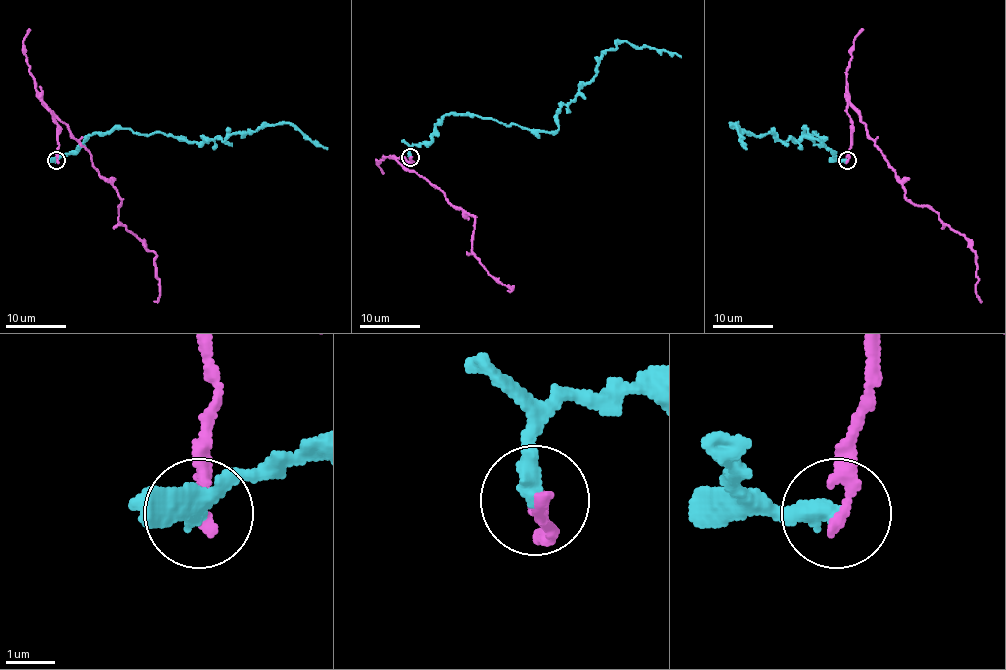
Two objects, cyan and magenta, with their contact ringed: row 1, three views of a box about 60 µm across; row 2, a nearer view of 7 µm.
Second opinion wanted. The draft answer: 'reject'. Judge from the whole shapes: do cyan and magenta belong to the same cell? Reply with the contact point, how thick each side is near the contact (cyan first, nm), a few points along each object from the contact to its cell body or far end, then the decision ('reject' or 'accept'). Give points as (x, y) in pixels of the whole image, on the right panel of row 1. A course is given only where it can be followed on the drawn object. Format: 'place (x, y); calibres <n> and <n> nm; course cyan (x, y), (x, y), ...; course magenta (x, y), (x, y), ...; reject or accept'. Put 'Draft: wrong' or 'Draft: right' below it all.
place (847, 160); calibres 440 and 280 nm; course cyan (846, 160), (816, 145), (804, 128), (821, 142), (780, 140), (730, 125), (736, 124), (747, 149); course magenta (846, 161), (849, 106), (908, 199), (931, 207), (965, 238), (976, 255), (980, 301); reject
Draft: right

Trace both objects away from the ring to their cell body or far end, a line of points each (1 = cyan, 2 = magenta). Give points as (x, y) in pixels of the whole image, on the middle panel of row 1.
1: (409, 157), (446, 115), (555, 131), (557, 110), (620, 42), (680, 58)
2: (409, 157), (409, 163), (403, 157), (397, 160), (474, 219), (471, 252), (491, 276), (513, 286), (507, 291)

